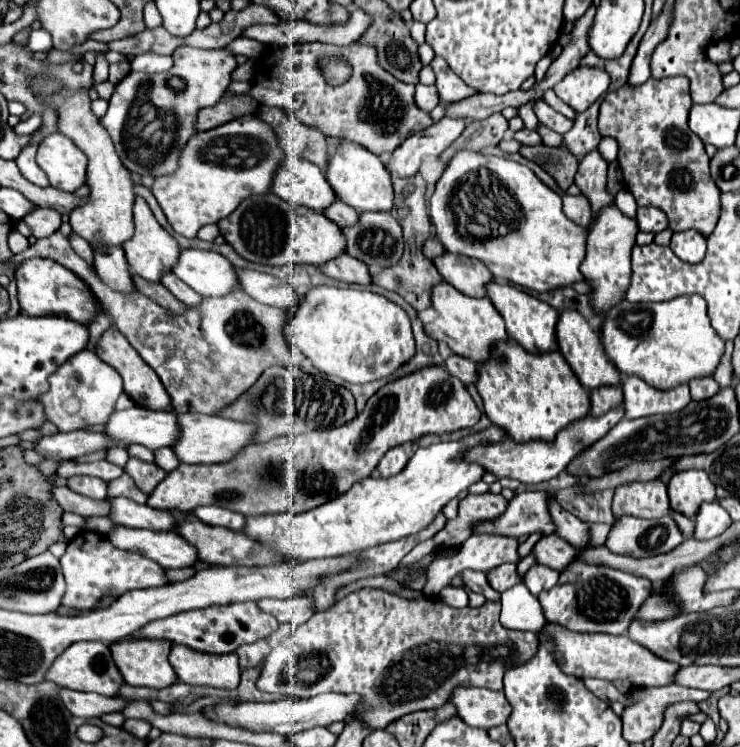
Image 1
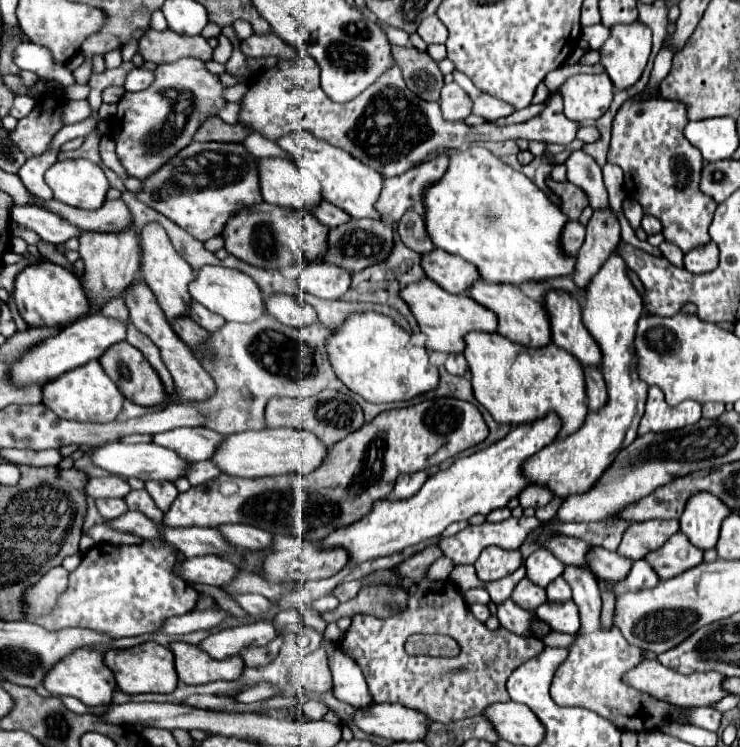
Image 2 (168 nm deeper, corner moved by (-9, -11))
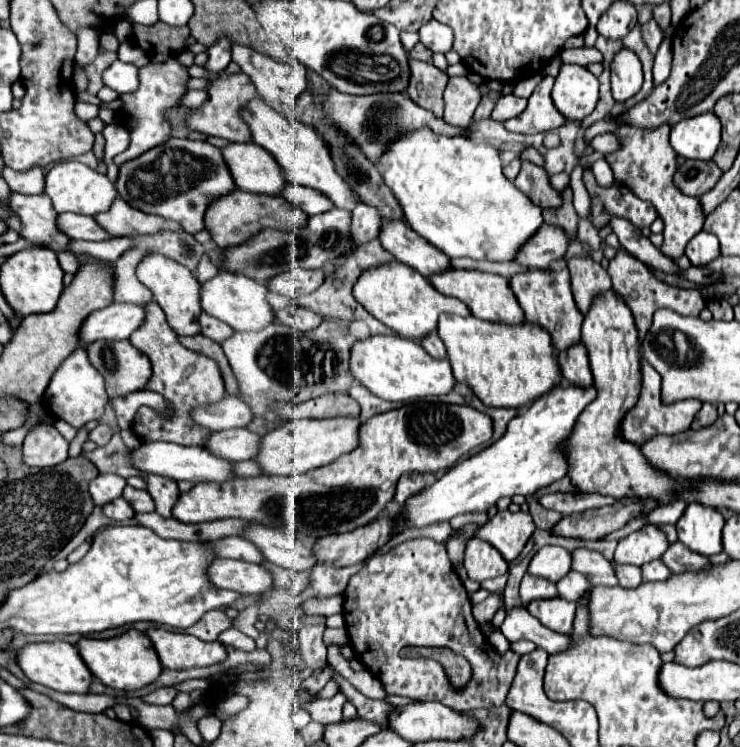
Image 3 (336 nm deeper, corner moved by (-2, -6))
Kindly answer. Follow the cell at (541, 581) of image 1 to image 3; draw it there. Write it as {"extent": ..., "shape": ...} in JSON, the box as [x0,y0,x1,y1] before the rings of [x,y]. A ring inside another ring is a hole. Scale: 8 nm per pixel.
{"extent":[556,570,590,602],"shape":[[[574,570],[568,576],[564,576],[556,586],[558,586],[560,598],[572,600],[572,602],[580,602],[582,594],[586,594],[590,590],[590,582],[586,580],[586,576],[578,574]]]}

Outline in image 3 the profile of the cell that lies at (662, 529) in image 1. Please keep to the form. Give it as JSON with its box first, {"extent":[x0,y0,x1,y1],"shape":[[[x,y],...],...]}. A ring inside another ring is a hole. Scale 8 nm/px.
{"extent":[662,542,710,574],"shape":[[[682,542],[672,544],[666,554],[662,556],[662,560],[666,562],[666,566],[670,566],[670,570],[674,574],[682,574],[682,572],[700,572],[704,568],[710,566],[708,558],[702,558],[700,554],[694,554],[692,550],[686,550],[686,546],[682,546]]]}

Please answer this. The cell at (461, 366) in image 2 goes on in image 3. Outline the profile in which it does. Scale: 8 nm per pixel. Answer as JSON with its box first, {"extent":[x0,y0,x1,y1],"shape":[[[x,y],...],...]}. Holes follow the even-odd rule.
{"extent":[420,332,446,358],"shape":[[[436,332],[426,334],[426,336],[420,340],[420,346],[422,346],[426,352],[430,352],[430,356],[434,356],[434,358],[446,358],[446,348],[444,348],[444,344],[442,344],[442,340],[438,338]]]}

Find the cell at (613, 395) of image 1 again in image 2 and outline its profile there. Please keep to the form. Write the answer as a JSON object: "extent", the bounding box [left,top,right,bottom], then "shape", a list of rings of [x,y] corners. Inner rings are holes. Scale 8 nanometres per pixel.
{"extent":[585,367,609,411],"shape":[[[585,367],[585,381],[587,381],[587,405],[589,405],[589,411],[603,409],[607,399],[609,399],[607,383],[603,379],[603,373],[597,367]]]}

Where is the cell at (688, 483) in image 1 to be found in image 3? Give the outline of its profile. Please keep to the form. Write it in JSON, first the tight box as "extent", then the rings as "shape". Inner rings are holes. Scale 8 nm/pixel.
{"extent":[676,504,724,556],"shape":[[[688,504],[676,528],[678,528],[678,540],[686,544],[690,550],[702,556],[722,552],[724,518],[716,508],[706,508],[702,504]]]}

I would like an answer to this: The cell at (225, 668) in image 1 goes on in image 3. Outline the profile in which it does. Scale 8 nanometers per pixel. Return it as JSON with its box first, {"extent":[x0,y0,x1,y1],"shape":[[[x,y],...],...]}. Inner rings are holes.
{"extent":[146,628,226,670],"shape":[[[148,628],[146,634],[152,640],[164,668],[182,670],[212,666],[226,658],[226,648],[220,642],[204,642],[190,634],[170,632],[162,628]]]}

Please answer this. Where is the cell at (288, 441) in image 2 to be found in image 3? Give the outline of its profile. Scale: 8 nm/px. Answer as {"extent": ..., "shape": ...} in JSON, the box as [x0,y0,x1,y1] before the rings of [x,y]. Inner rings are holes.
{"extent":[254,416,362,476],"shape":[[[340,416],[338,418],[322,418],[322,420],[288,420],[280,428],[272,430],[270,434],[266,434],[262,438],[260,452],[254,460],[260,464],[260,468],[266,474],[284,474],[284,476],[302,474],[302,472],[326,466],[326,464],[334,462],[336,458],[340,458],[342,454],[352,452],[358,446],[358,442],[360,442],[360,424],[362,422],[358,418],[340,418]]]}

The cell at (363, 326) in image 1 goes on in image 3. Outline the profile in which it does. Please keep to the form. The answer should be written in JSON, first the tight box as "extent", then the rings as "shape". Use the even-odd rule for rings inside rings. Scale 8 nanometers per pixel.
{"extent":[350,336,456,402],"shape":[[[372,336],[354,344],[350,370],[354,378],[366,386],[374,396],[390,402],[406,402],[412,398],[424,396],[442,396],[450,394],[456,386],[456,378],[452,374],[448,360],[432,358],[418,342],[404,338],[386,338]]]}

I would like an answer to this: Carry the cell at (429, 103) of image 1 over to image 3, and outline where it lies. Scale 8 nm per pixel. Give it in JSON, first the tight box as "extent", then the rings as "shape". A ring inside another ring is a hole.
{"extent":[444,76,482,126],"shape":[[[452,76],[448,78],[448,86],[444,90],[444,120],[450,126],[468,126],[472,122],[474,110],[480,104],[482,92],[478,84],[470,82],[466,76]]]}

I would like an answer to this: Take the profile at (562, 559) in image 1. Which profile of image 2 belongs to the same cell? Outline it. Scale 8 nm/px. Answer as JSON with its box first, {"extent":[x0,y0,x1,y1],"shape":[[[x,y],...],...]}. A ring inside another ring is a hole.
{"extent":[551,565,675,731],"shape":[[[567,565],[563,571],[565,581],[573,589],[573,601],[579,605],[581,613],[581,631],[577,641],[569,647],[567,661],[557,669],[553,679],[551,695],[557,705],[565,707],[585,707],[597,711],[601,717],[611,719],[621,731],[645,731],[645,711],[651,709],[651,729],[657,729],[663,723],[673,723],[675,719],[669,715],[671,705],[659,699],[653,699],[621,681],[621,675],[635,667],[643,659],[643,651],[625,641],[617,627],[609,631],[601,629],[599,613],[601,613],[601,593],[597,587],[597,579],[589,569],[579,565]]]}

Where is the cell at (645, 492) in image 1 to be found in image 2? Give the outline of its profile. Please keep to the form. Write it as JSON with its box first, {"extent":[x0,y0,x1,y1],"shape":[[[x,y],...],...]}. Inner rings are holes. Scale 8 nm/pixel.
{"extent":[617,519,679,561],"shape":[[[649,519],[649,521],[631,523],[623,533],[617,553],[633,561],[643,559],[645,551],[661,547],[661,543],[665,543],[665,539],[669,539],[669,535],[677,531],[679,531],[677,519]]]}

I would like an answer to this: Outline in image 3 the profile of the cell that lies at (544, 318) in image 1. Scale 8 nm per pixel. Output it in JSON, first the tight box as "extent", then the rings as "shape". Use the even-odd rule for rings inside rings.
{"extent":[428,268,524,324],"shape":[[[450,268],[450,270],[444,270],[444,272],[432,274],[428,278],[428,282],[438,292],[462,300],[468,306],[468,310],[474,316],[482,318],[482,320],[488,320],[488,322],[492,322],[492,320],[494,322],[508,322],[508,324],[514,324],[514,322],[522,322],[524,320],[522,308],[518,306],[512,290],[508,286],[508,280],[504,280],[498,274],[486,274],[486,272],[478,272],[478,270],[458,270],[458,268]]]}

